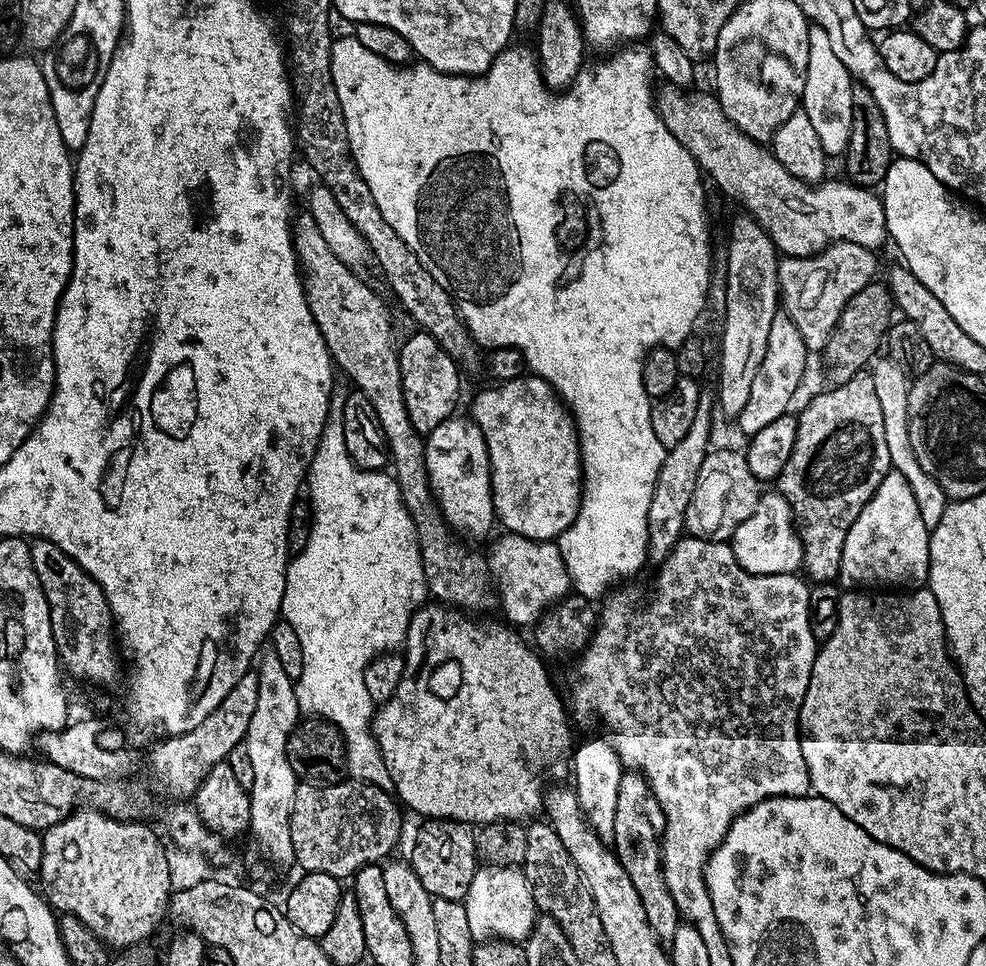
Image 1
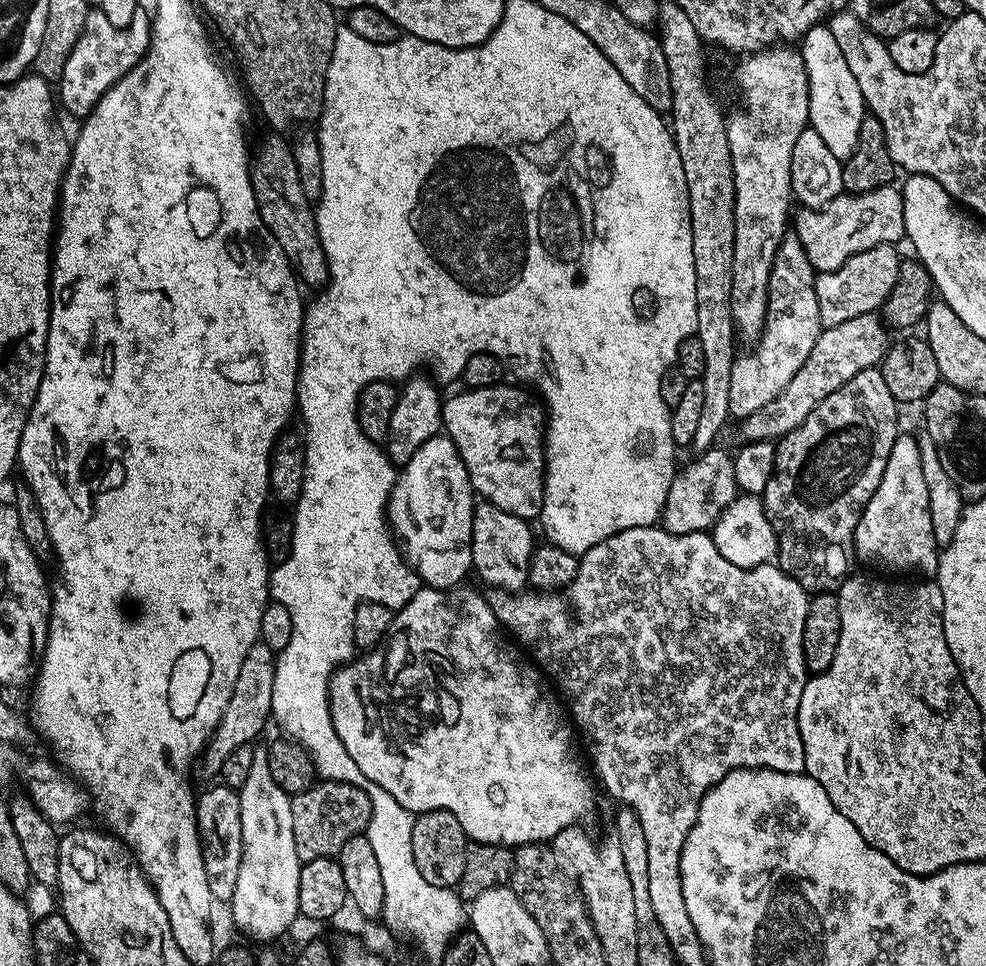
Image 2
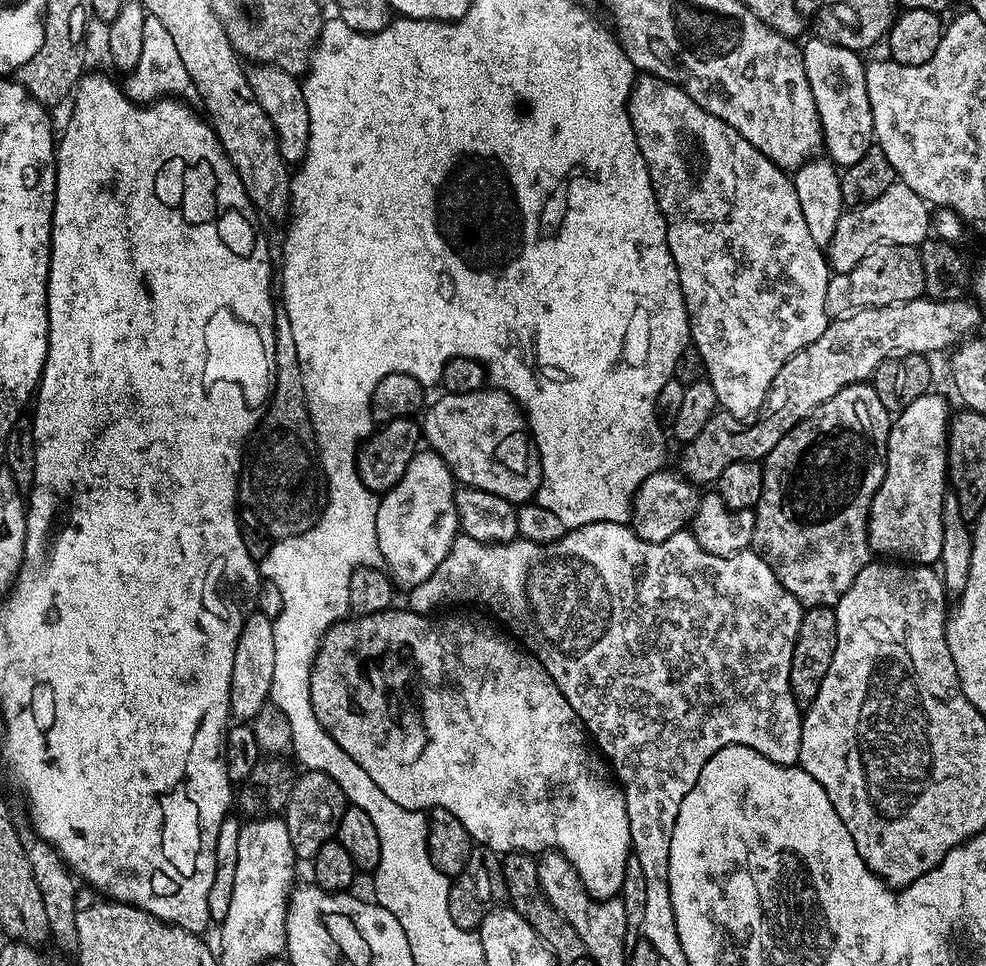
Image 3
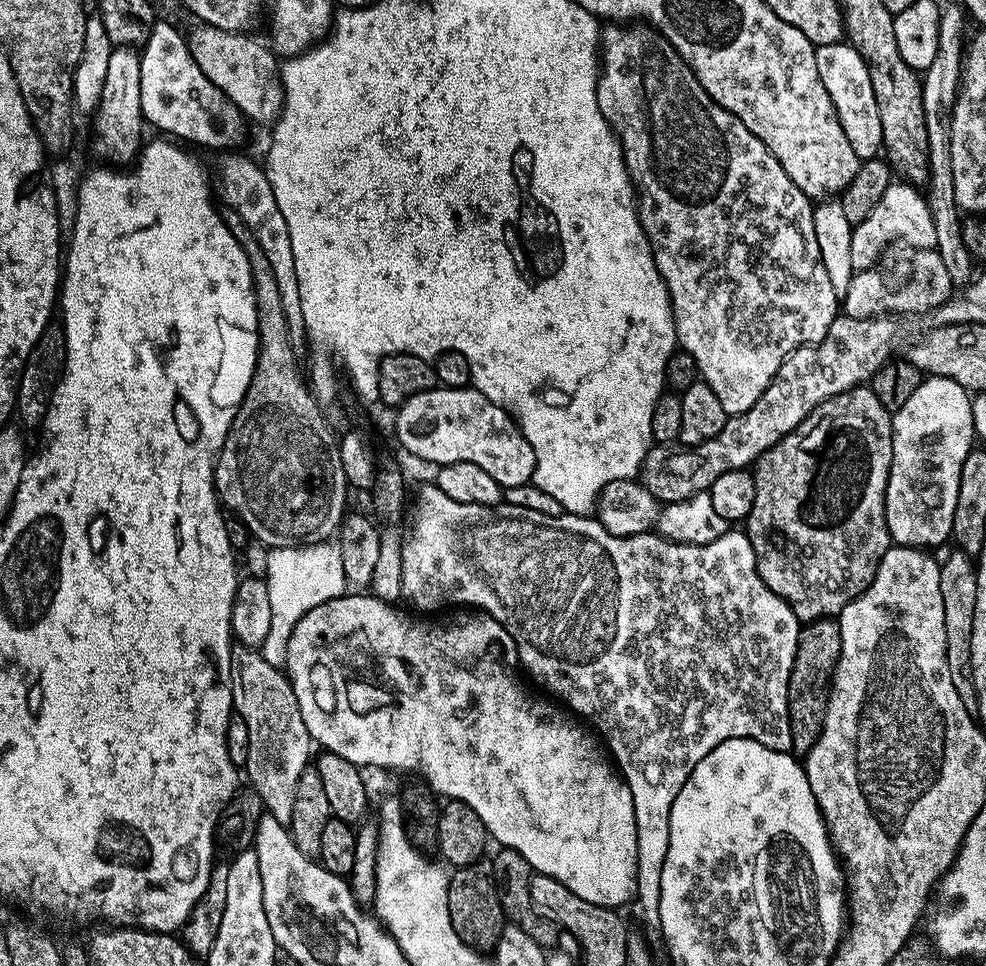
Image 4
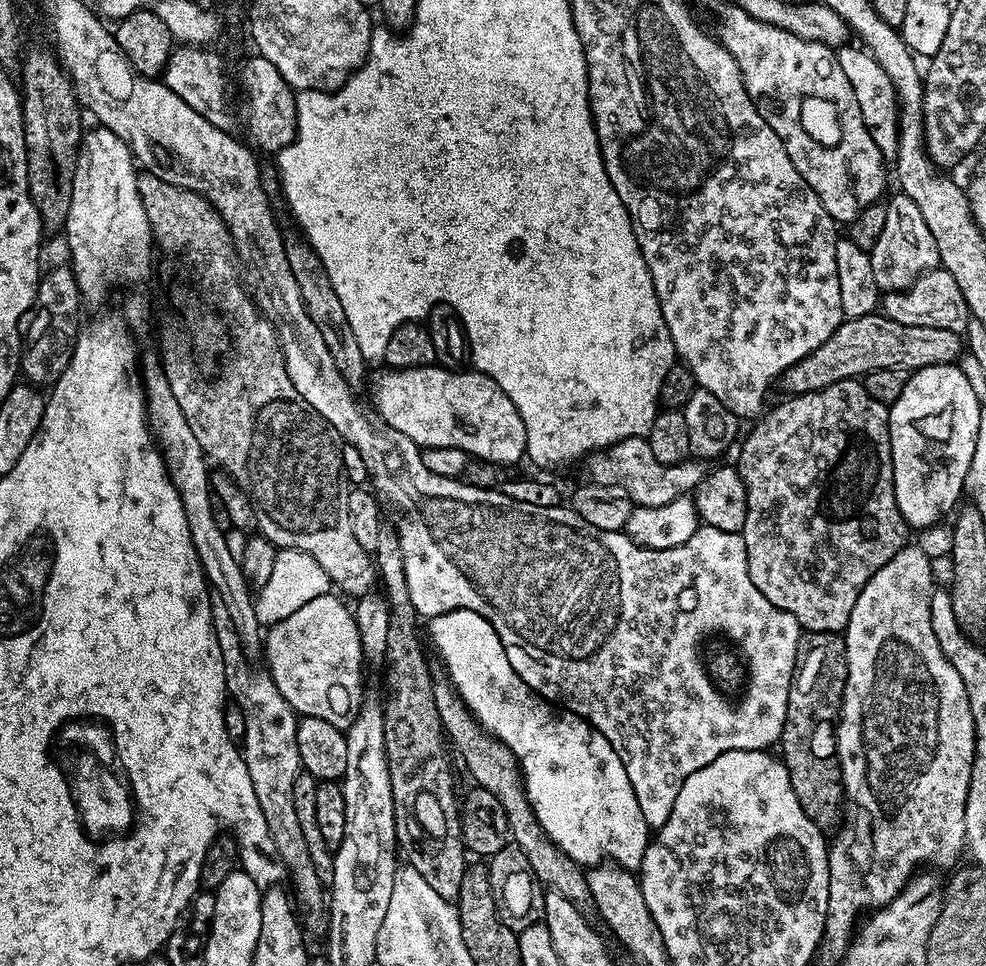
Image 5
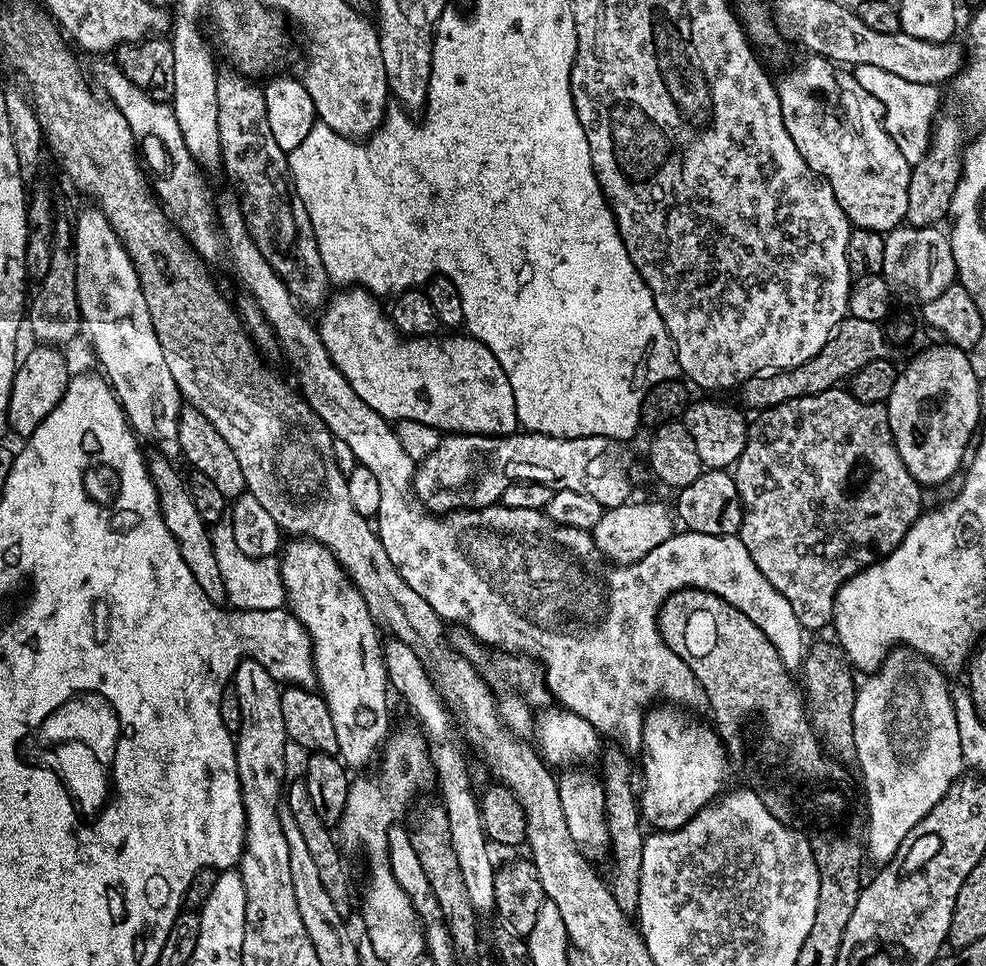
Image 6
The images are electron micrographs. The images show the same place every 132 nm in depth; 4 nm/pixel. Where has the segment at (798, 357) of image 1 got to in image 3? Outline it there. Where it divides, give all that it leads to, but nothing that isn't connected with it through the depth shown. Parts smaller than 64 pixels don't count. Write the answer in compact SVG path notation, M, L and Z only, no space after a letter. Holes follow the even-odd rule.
M651 74L641 75L632 85L632 93L628 95L628 113L630 122L634 126L634 134L638 138L638 150L642 150L642 158L648 167L656 201L666 222L668 249L676 263L678 282L682 286L684 305L688 311L688 334L691 347L696 348L698 354L702 354L702 362L706 362L707 379L712 381L714 394L718 394L720 408L734 418L744 420L762 407L764 399L768 397L768 391L772 389L778 370L782 370L782 366L786 366L786 362L791 356L798 354L798 350L810 346L810 342L818 342L818 338L822 338L822 332L830 323L826 310L830 265L826 259L825 249L820 248L818 242L814 242L814 237L806 226L806 218L802 214L802 202L798 202L796 185L790 179L789 173L779 168L770 157L759 152L750 142L746 142L746 138L742 138L742 134L734 130L734 126L702 110L702 106L698 106L698 102L694 102L694 98L690 98L690 94L686 94L679 86Z

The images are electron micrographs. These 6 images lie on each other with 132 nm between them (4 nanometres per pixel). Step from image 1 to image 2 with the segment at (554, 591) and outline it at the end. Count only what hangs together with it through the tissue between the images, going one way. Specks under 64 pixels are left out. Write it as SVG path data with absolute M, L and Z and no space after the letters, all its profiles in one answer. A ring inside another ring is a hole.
M487 502L477 503L472 523L472 567L475 575L480 575L492 588L502 588L506 592L519 592L529 583L528 572L532 568L532 527L529 521L518 518L506 510Z

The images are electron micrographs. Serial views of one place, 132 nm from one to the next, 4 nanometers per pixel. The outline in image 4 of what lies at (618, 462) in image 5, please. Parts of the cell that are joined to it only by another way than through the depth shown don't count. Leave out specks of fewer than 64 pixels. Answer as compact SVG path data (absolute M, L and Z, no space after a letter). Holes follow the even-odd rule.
M838 314L826 332L826 338L794 350L794 354L782 362L762 398L758 398L750 410L729 416L726 426L722 426L714 438L691 446L649 448L644 466L638 473L639 483L650 490L656 500L673 504L708 491L717 478L730 470L755 465L762 453L793 432L818 405L871 381L876 371L889 363L891 356L888 355L900 336L900 324L896 320L899 319L892 314L873 316L871 320Z

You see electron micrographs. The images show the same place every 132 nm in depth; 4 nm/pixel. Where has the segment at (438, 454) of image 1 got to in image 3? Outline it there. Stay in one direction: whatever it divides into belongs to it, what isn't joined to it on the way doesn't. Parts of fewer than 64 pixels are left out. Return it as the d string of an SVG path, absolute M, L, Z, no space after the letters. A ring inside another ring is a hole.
M420 450L410 458L401 480L379 497L376 505L378 550L397 585L405 584L408 590L417 588L442 566L446 554L450 554L461 531L456 509L457 487L458 481L444 459L437 452Z

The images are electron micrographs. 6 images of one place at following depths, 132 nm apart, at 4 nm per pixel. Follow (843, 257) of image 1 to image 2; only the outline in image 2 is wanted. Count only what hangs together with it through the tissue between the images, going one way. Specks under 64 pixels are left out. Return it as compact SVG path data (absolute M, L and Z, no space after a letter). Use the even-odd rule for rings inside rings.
M890 244L876 245L873 249L854 254L846 262L842 262L842 266L838 266L838 270L822 272L815 277L818 318L824 328L838 326L842 322L850 322L850 318L858 318L867 312L875 313L883 307L890 290L894 290L894 282L898 280L898 274L900 273L902 256L901 253L896 253L896 250Z

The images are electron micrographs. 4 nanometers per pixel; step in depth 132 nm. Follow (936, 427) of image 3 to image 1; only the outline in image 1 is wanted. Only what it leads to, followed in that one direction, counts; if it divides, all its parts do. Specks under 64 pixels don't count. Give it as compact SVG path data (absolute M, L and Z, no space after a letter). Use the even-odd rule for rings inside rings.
M888 471L846 534L839 583L848 590L868 590L873 586L880 590L915 590L925 587L930 571L929 535L930 529L922 522L922 514L918 514L914 490L910 490L906 478L902 478L900 472Z

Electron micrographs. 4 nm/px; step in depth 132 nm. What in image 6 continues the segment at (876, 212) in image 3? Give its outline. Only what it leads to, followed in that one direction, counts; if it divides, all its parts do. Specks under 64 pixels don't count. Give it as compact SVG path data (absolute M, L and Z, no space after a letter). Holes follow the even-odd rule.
M900 225L884 236L884 262L881 276L895 297L925 304L938 298L957 281L951 239L939 227L916 228Z

